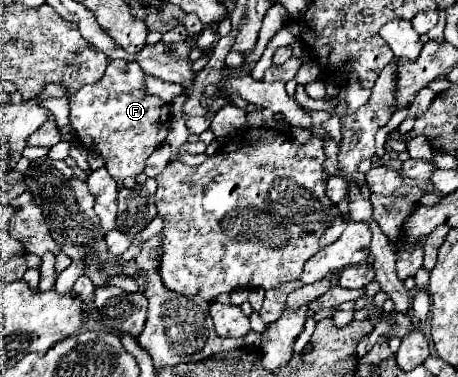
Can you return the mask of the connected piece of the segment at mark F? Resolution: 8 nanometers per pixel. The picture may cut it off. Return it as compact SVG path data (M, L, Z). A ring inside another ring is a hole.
M113 60L103 78L79 88L69 98L69 122L75 140L89 152L105 158L105 168L117 182L137 178L145 170L145 160L165 142L169 132L169 106L145 90L145 74L137 62Z

